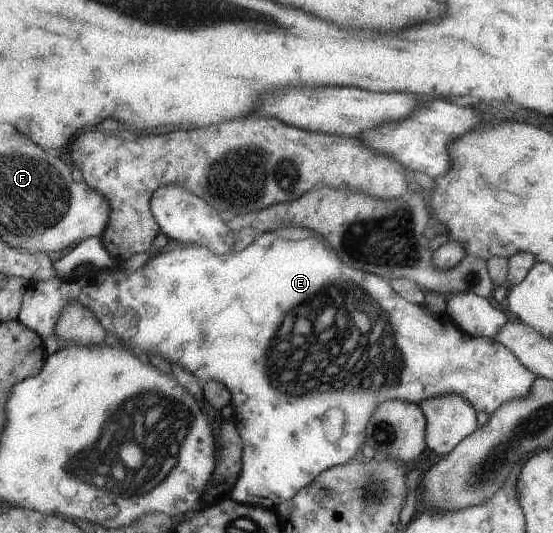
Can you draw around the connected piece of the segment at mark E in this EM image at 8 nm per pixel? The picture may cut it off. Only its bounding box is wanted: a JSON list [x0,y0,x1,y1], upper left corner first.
[16,226,536,511]

